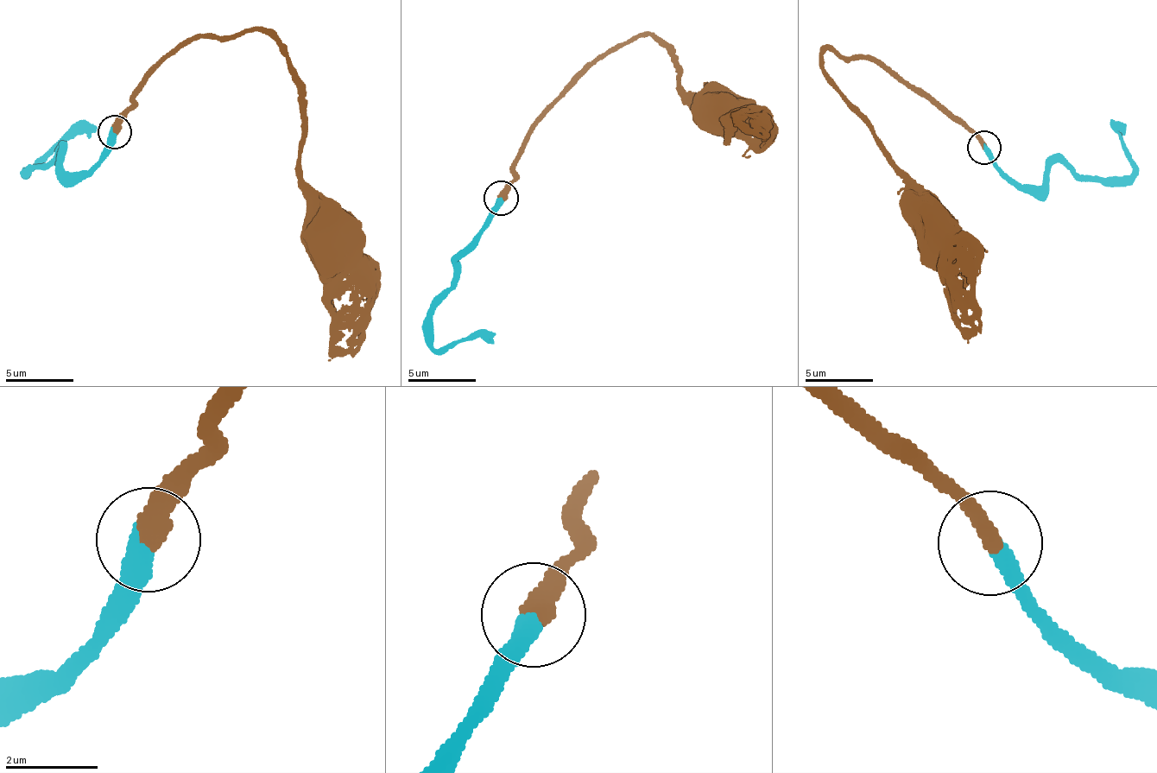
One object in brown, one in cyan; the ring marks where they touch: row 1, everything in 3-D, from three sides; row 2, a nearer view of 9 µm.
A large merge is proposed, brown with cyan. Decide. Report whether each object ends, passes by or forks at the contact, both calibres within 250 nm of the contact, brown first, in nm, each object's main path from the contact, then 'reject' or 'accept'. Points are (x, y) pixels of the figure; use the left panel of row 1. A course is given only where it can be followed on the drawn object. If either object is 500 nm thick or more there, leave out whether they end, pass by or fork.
brown ends | cyan ends | 480/440 nm | brown via (116, 132), (141, 87), (176, 49), (229, 34), (268, 34), (297, 88), (299, 171), (326, 237) | cyan via (116, 132), (115, 144), (91, 168), (69, 172), (60, 150), (32, 168), (29, 174), (60, 145), (99, 128) | accept

